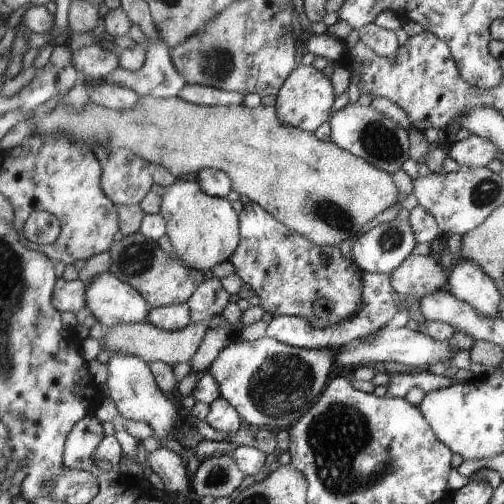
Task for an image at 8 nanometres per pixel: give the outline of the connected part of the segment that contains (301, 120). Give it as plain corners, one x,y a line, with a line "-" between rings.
300,64
283,84
274,107
283,123
304,131
317,132
317,128
321,128
332,117
337,98
330,78
311,65

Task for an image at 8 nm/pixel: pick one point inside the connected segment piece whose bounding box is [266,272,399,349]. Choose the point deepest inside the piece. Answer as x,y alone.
380,301

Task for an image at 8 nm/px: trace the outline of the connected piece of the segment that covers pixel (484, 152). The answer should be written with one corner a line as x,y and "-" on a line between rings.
473,133
466,139
451,144
447,155
460,166
477,168
486,167
493,158
500,158
500,153
501,151
494,142

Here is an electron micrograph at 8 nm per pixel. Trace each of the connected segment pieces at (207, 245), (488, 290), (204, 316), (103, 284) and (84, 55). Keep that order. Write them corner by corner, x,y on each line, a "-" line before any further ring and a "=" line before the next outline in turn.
177,179
162,196
160,213
167,221
167,236
176,256
191,269
207,272
227,262
239,248
239,213
225,197
212,197
199,186
197,180
=
457,259
448,273
446,289
462,301
471,303
477,309
477,312
485,316
497,317
501,314
503,295
491,275
487,274
483,267
476,262
467,259
=
207,278
206,281
195,291
195,294
186,302
191,309
193,323
209,324
215,316
220,316
229,304
229,292
225,290
223,283
218,278
=
111,271
100,274
87,286
86,306
104,329
135,324
149,317
150,302
134,286
123,282
=
93,44
74,52
74,65
87,80
104,79
120,67
120,56

